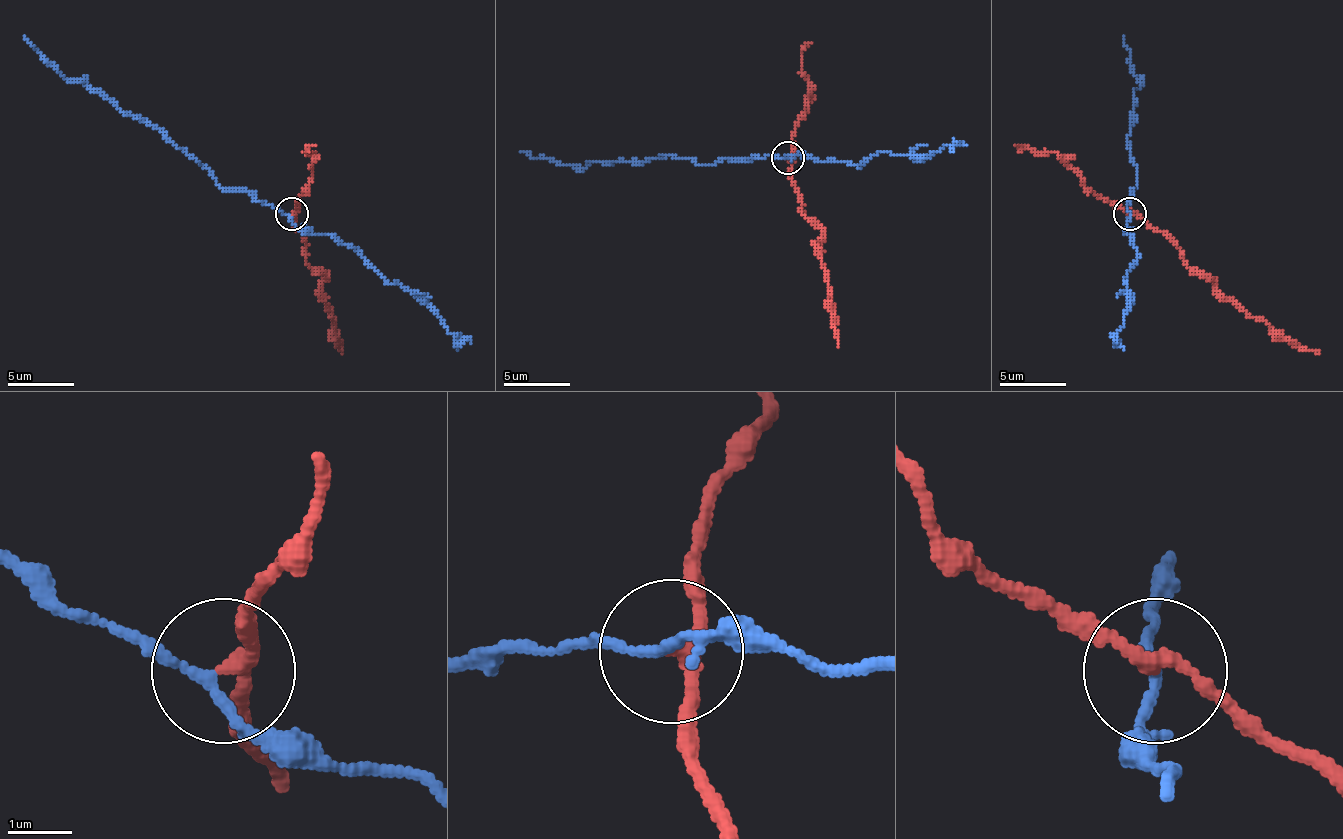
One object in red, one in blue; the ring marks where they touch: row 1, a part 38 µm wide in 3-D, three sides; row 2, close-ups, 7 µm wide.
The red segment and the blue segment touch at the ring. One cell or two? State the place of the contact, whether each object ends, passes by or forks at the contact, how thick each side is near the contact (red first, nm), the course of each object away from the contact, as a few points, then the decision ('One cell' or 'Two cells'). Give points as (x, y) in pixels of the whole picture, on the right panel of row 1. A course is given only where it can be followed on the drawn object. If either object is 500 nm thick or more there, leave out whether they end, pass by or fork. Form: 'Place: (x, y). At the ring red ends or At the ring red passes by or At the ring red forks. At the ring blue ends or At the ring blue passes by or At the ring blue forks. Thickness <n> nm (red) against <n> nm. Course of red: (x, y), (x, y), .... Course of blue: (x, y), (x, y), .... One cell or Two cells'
Place: (1129, 214). At the ring red passes by. At the ring blue passes by. Thickness 220 nm (red) against 140 nm. Course of red: (1130, 215), (1140, 215), (1157, 228), (1173, 244), (1183, 261), (1253, 317), (1319, 353). Course of blue: (1130, 215), (1130, 191), (1137, 168), (1127, 145), (1134, 115), (1134, 92), (1140, 86), (1124, 36). Two cells

